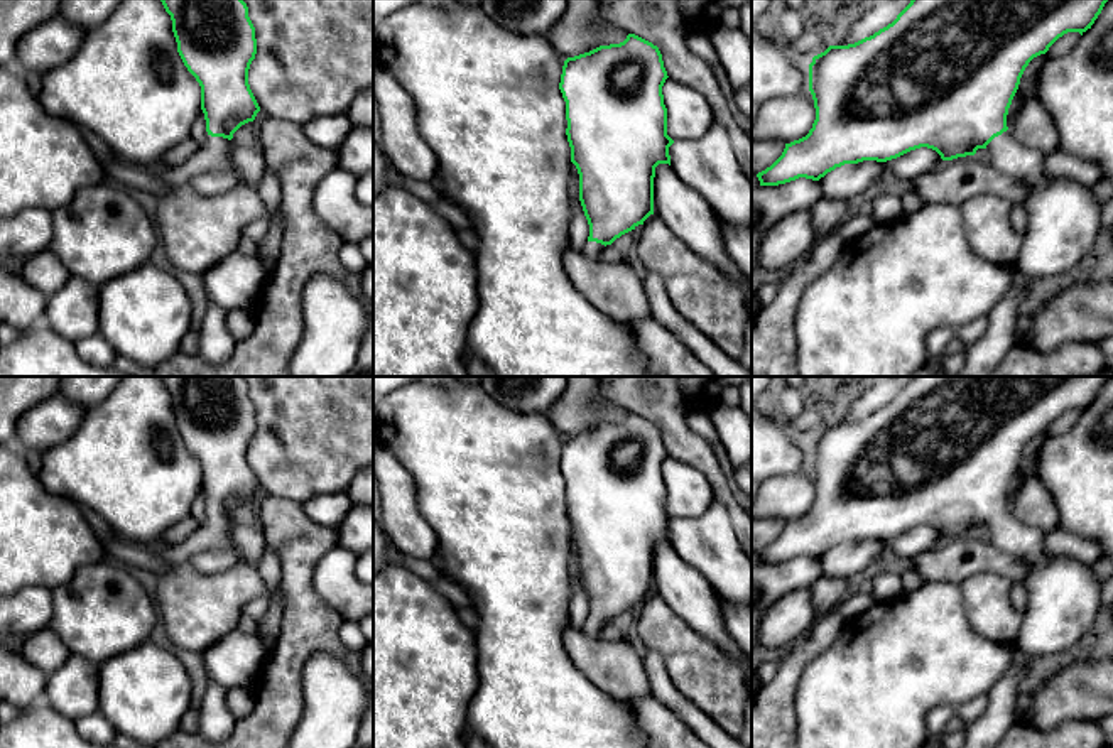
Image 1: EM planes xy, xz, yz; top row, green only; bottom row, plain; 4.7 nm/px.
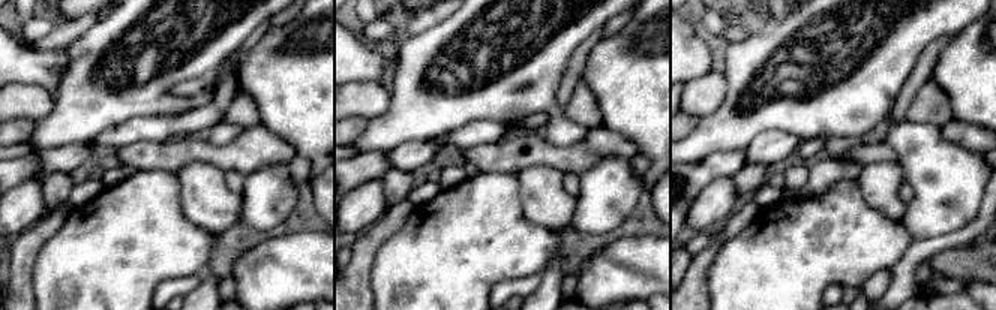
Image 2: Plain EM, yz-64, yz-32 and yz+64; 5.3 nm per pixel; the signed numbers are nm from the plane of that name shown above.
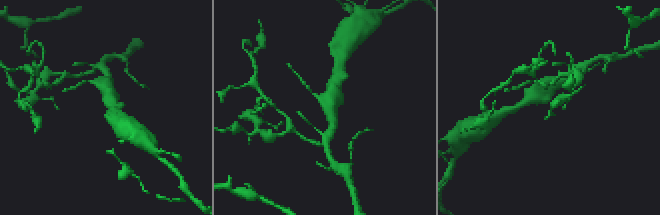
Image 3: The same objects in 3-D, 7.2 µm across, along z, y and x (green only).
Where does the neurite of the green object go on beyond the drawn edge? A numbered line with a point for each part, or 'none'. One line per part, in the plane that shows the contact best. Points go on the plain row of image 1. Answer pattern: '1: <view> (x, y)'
1: yz (1064, 596)

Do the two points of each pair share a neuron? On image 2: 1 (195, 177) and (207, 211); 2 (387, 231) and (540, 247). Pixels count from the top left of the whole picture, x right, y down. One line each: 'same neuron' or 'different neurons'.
1: same neuron
2: different neurons

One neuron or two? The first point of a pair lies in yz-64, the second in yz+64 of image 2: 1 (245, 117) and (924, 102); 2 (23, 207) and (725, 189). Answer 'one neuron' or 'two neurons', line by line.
1: one neuron
2: one neuron

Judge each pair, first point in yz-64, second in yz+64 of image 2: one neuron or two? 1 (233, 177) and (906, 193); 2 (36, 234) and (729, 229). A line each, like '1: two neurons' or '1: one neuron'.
1: one neuron
2: one neuron

